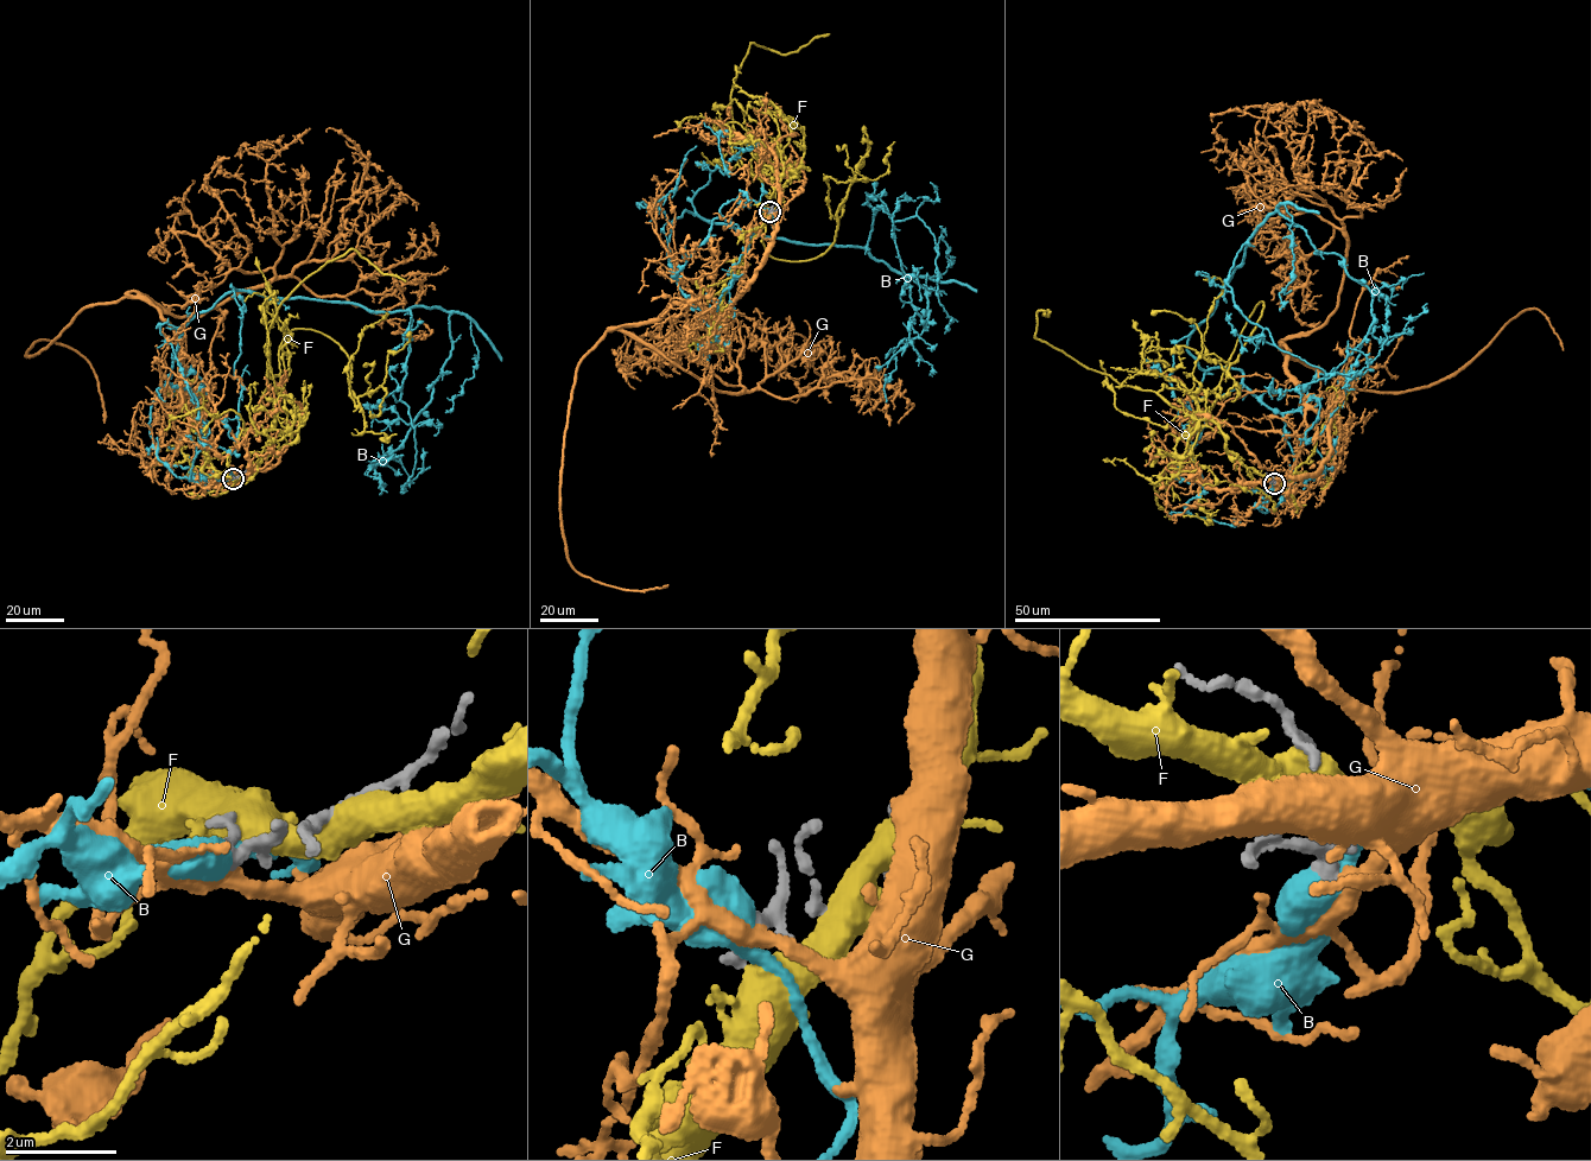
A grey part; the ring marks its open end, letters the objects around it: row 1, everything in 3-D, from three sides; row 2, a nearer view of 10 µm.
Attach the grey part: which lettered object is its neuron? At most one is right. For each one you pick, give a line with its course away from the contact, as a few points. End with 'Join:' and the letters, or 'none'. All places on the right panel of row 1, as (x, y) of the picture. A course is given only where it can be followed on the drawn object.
G: course (1274, 483), (1330, 451), (1279, 344), (1333, 311), (1348, 242), (1260, 229), (1246, 196), (1271, 167)
Join: G

